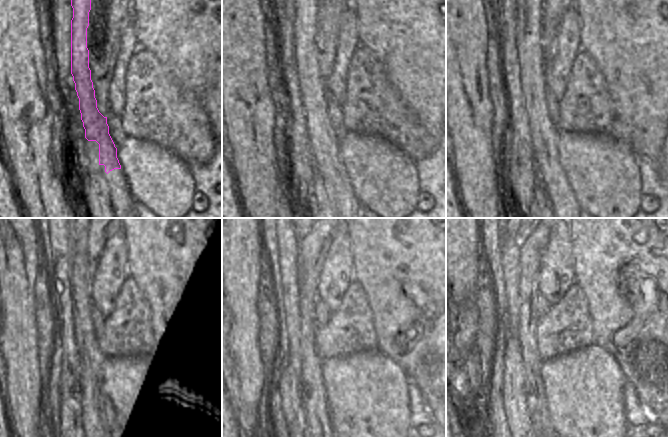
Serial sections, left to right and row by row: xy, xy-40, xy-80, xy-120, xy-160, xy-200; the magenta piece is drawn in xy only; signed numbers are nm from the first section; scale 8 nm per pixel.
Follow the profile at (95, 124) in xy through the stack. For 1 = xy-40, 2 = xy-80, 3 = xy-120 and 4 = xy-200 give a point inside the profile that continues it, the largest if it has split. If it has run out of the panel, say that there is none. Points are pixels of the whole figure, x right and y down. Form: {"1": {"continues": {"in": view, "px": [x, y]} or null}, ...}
{"1": {"continues": {"in": "xy-40", "px": [324, 145]}}, "2": {"continues": {"in": "xy-80", "px": [545, 135]}}, "3": {"continues": {"in": "xy-120", "px": [83, 269]}}, "4": {"continues": {"in": "xy-200", "px": [534, 388]}}}

